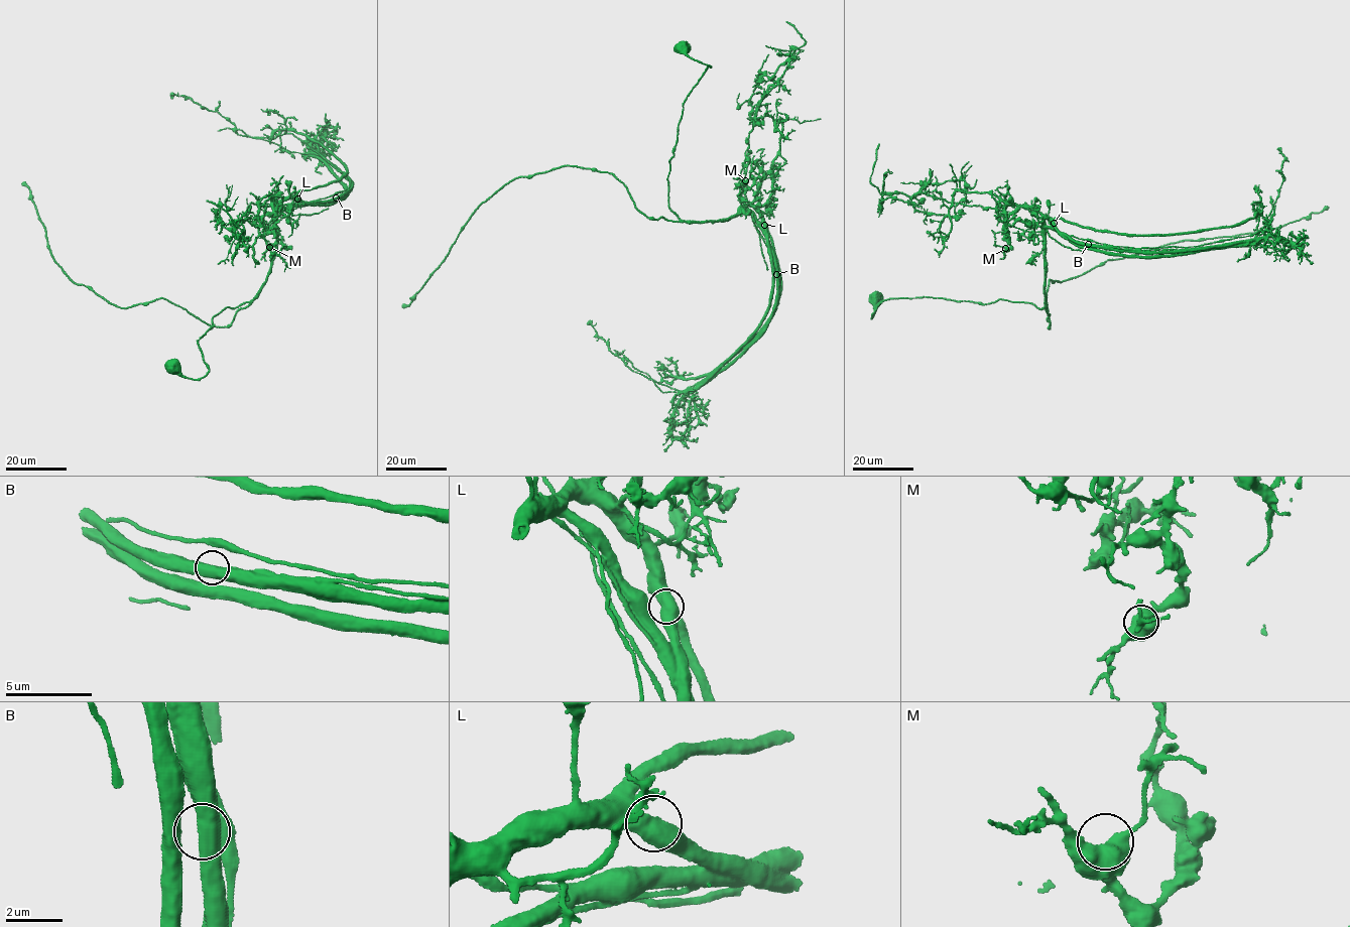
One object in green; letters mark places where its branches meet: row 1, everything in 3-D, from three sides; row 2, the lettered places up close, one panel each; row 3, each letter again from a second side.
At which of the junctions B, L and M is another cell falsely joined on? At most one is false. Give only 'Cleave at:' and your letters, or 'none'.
Cleave at: B

